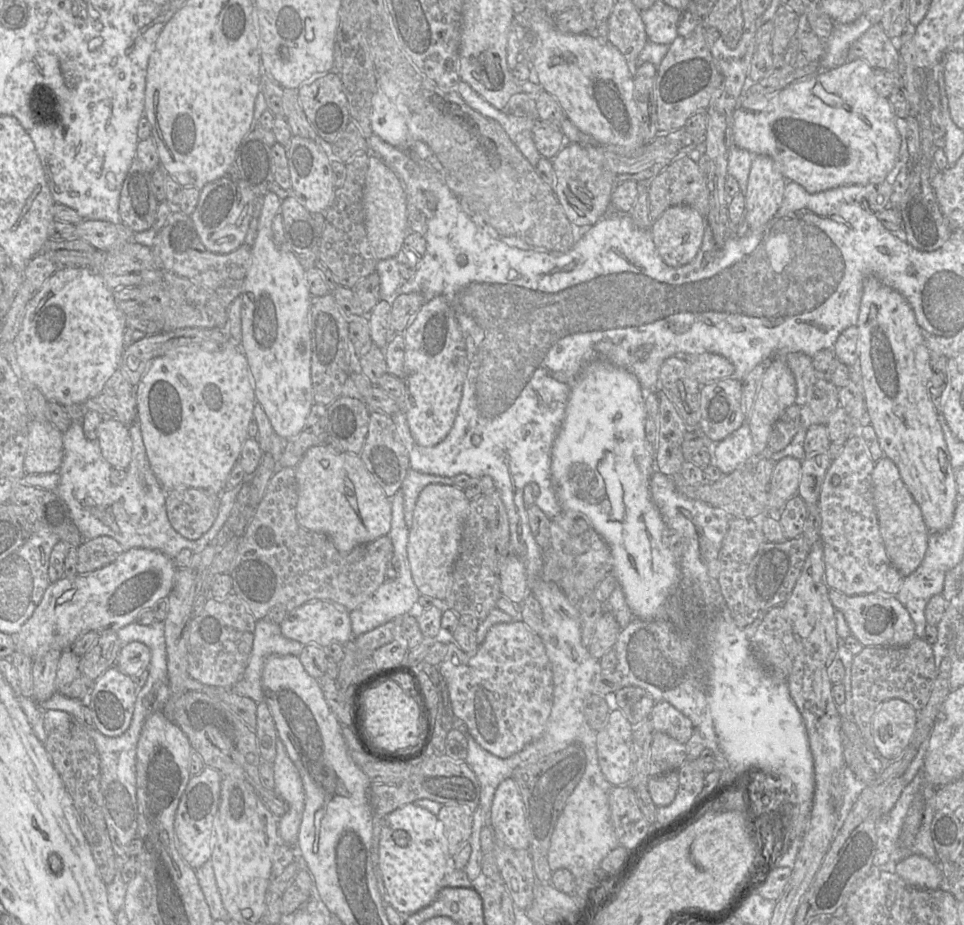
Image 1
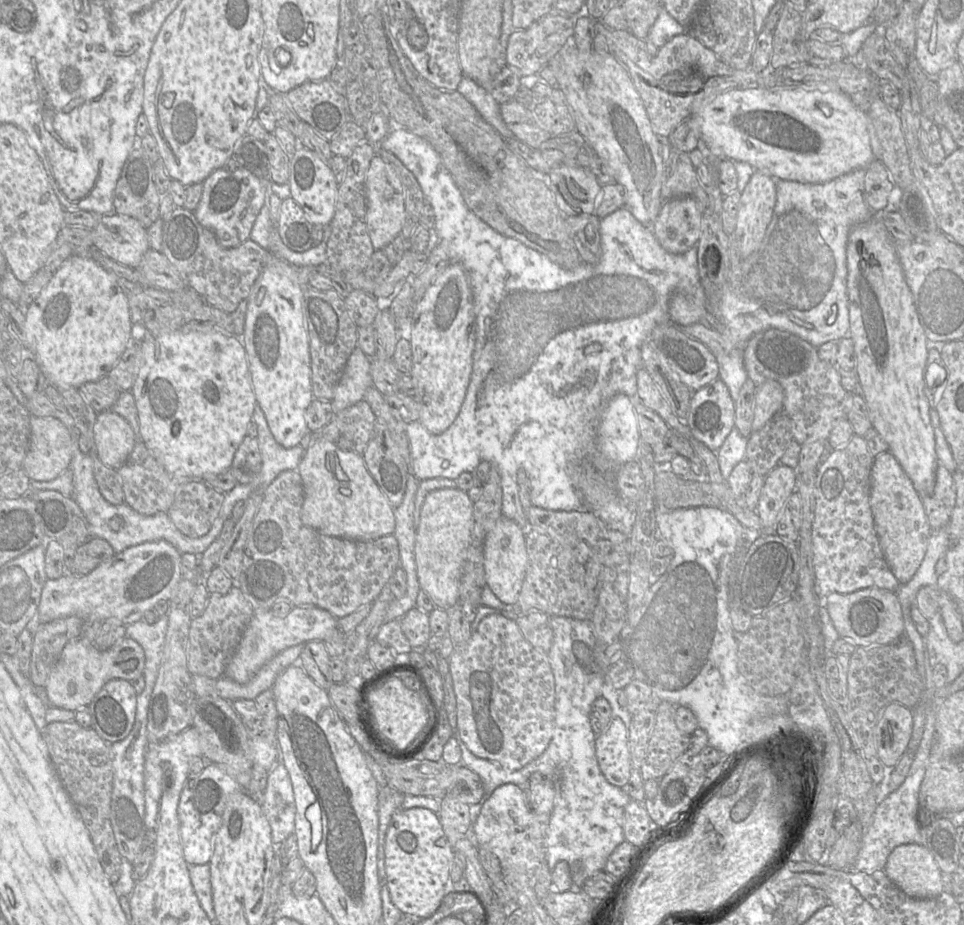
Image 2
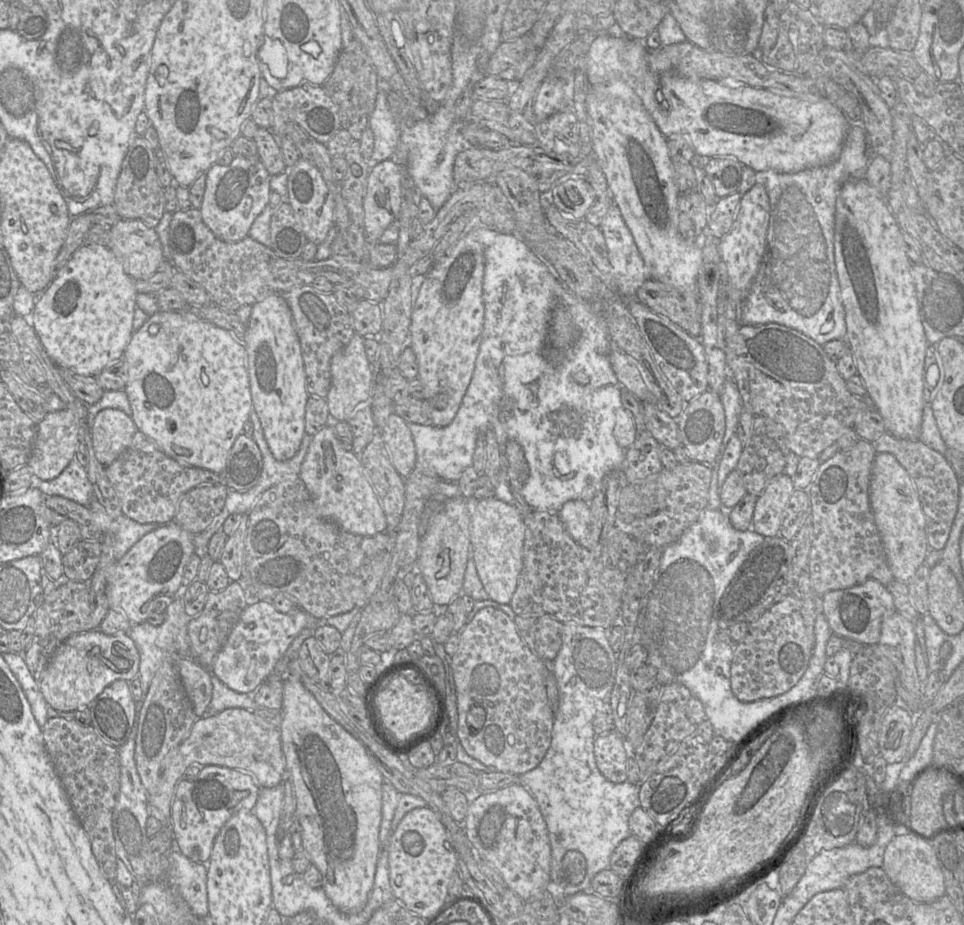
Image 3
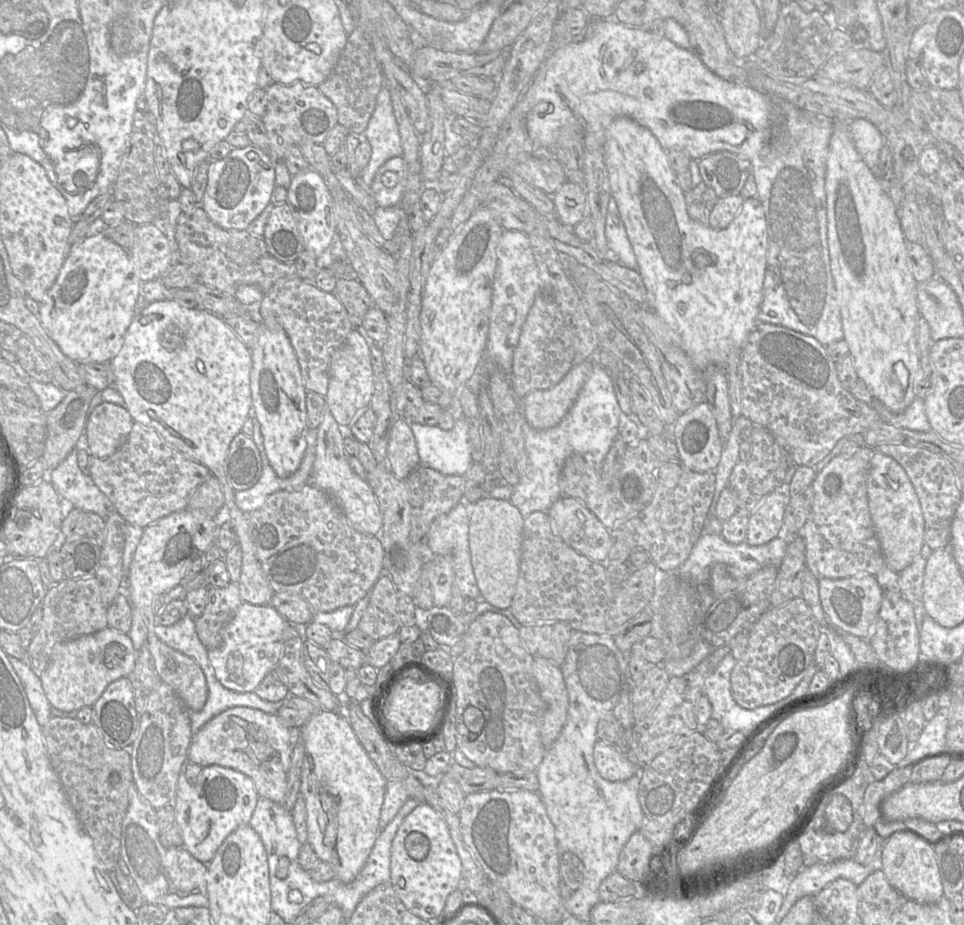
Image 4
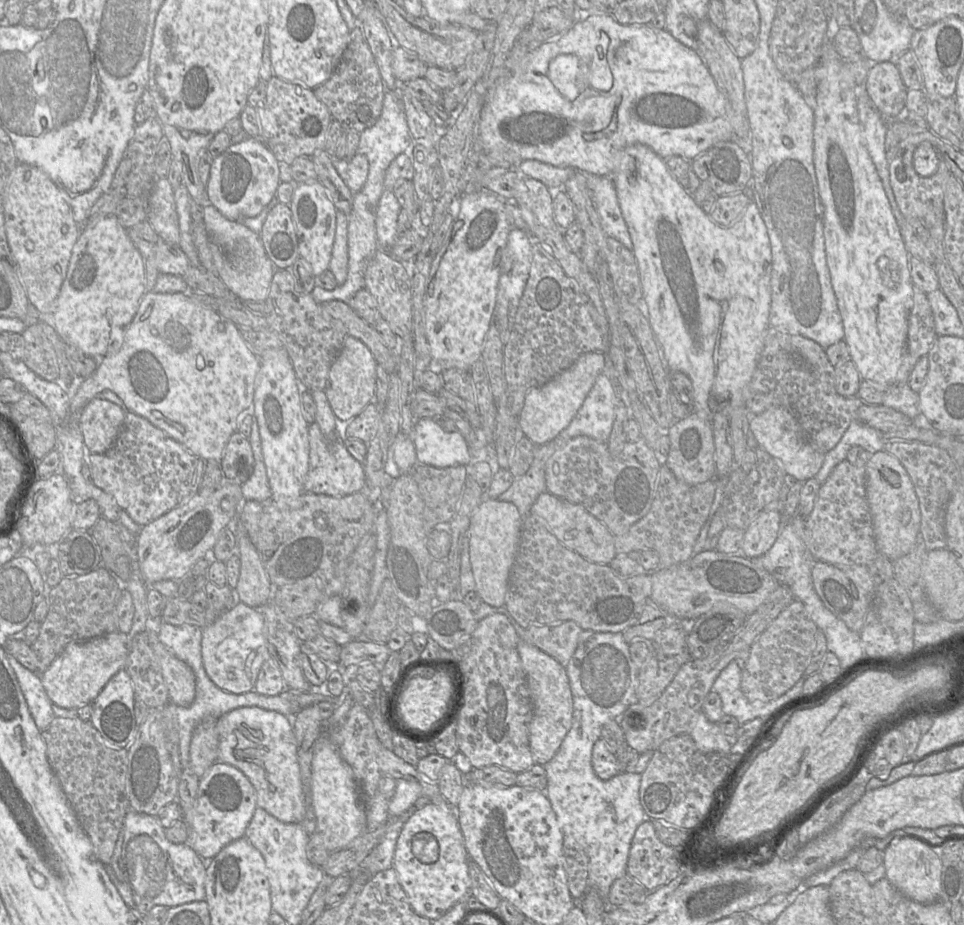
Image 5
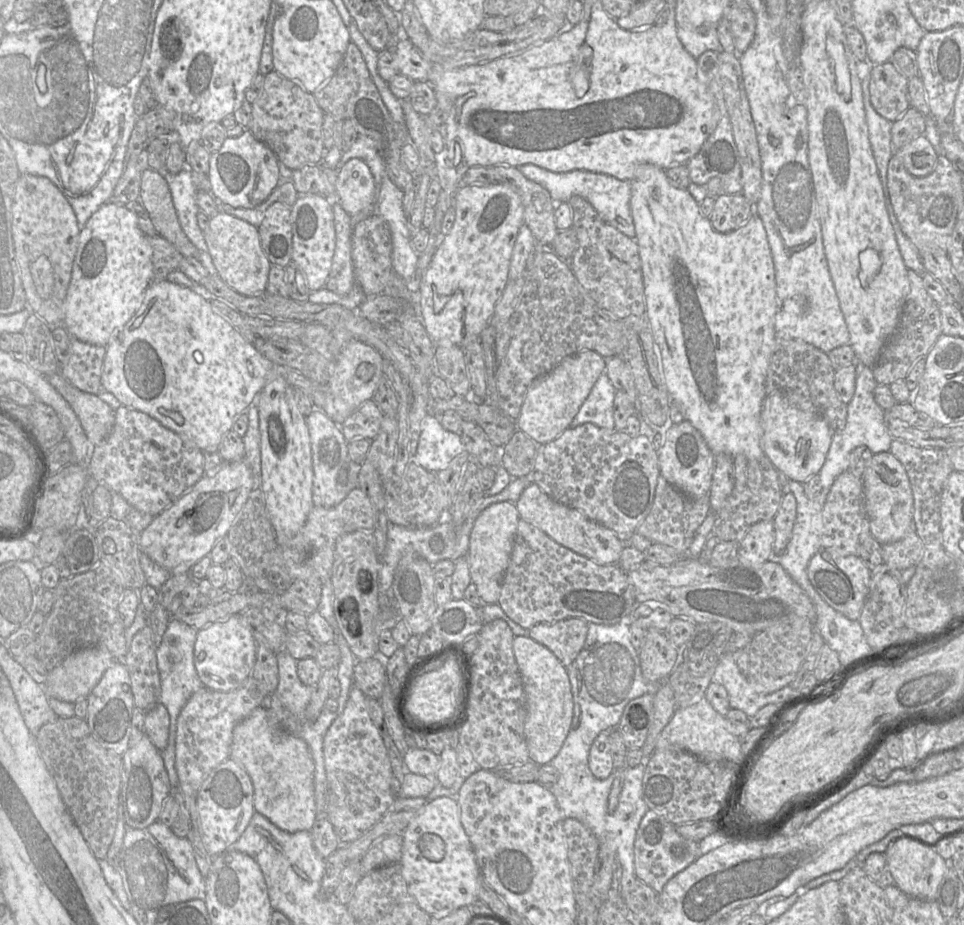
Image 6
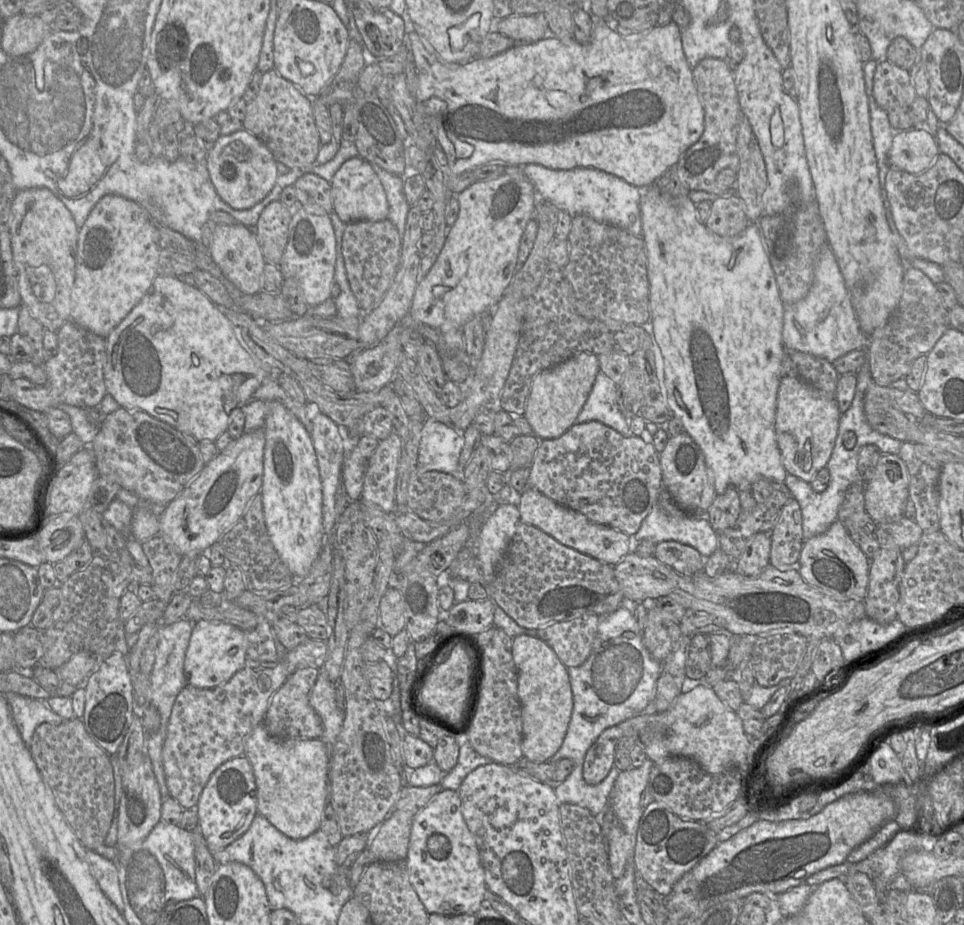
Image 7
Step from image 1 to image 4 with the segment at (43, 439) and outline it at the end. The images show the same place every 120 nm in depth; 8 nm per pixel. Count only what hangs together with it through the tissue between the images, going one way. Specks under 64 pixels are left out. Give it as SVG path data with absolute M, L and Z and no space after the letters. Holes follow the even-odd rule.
M82 385L67 392L64 400L47 414L47 436L42 460L47 471L55 469L75 449L85 431L88 408L98 390Z

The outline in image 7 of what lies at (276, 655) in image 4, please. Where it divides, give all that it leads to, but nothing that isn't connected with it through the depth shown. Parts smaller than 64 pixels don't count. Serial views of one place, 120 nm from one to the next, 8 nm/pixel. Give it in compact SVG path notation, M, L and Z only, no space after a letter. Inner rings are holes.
M197 621L193 627L184 660L187 685L214 688L227 682L245 664L248 640L246 631L219 621Z

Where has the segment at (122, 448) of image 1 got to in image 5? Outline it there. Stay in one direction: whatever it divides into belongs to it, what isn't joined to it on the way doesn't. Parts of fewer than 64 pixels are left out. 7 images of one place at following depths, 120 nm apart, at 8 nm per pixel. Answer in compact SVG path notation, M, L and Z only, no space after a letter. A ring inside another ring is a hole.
M95 397L82 410L79 426L84 443L92 454L106 452L117 438L125 410L106 399Z

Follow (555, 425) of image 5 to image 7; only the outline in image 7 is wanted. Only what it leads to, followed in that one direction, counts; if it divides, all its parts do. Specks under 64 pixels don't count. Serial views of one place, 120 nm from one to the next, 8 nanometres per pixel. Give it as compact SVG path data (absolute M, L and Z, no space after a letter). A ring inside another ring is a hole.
M580 352L539 372L533 378L523 416L537 438L540 440L557 438L576 423L577 416L589 396L598 371L597 355Z

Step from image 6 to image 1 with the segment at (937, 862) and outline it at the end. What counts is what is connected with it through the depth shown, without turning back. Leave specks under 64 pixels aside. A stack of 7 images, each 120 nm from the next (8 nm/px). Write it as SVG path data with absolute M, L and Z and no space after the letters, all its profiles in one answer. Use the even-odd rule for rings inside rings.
M911 855L895 865L895 873L911 886L936 890L942 883L942 872L938 863L920 855Z

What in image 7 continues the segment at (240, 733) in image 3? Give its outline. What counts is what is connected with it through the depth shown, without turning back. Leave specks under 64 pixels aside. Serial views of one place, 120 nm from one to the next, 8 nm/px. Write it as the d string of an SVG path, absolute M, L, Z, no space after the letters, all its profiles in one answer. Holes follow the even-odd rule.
M264 724L256 726L245 741L244 755L250 761L256 783L256 807L276 829L291 839L304 839L319 830L327 805L329 758L321 739L282 740L270 735Z

